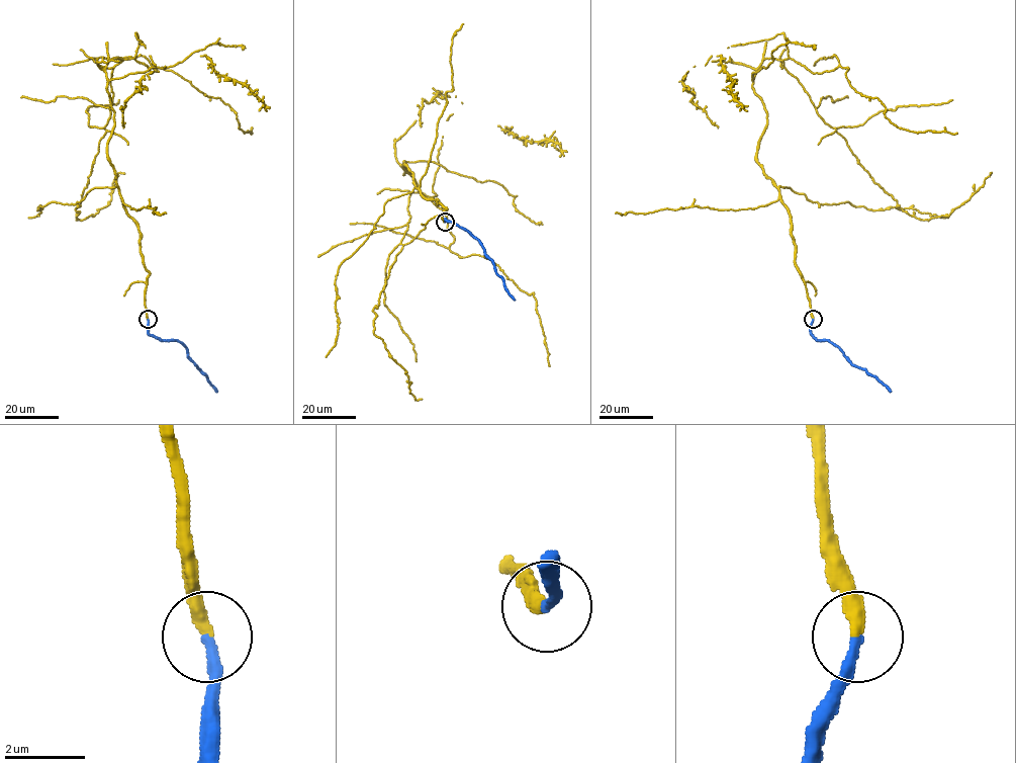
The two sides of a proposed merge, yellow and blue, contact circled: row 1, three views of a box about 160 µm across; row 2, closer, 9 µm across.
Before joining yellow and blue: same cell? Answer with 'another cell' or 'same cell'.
same cell

